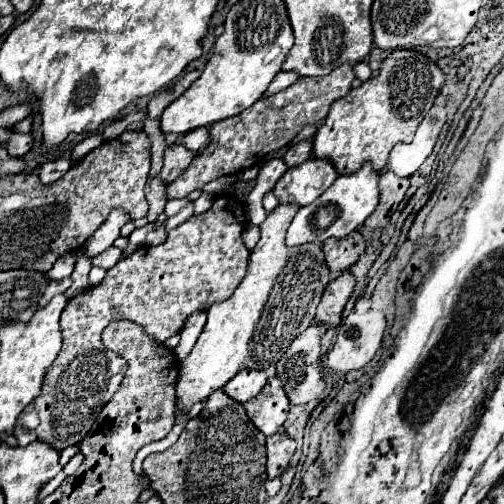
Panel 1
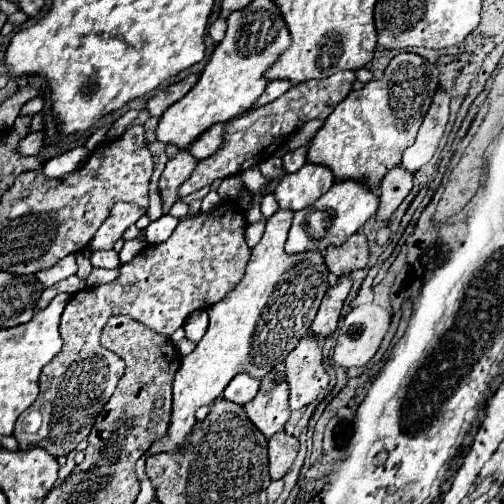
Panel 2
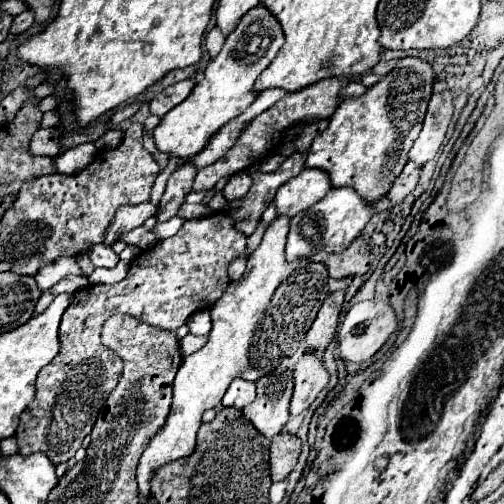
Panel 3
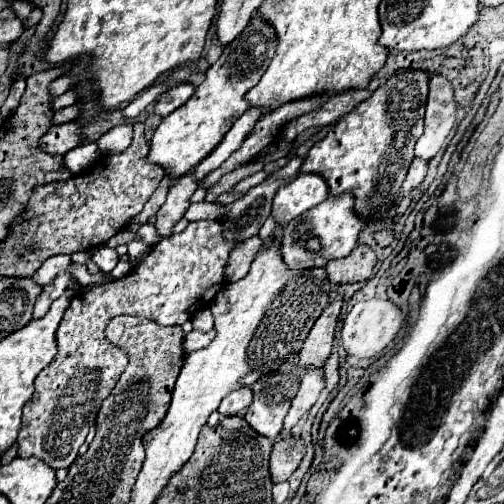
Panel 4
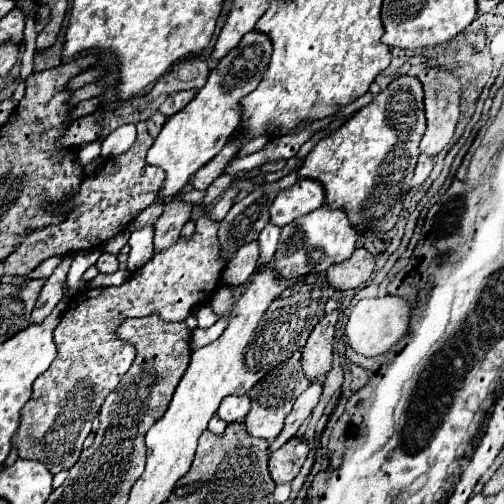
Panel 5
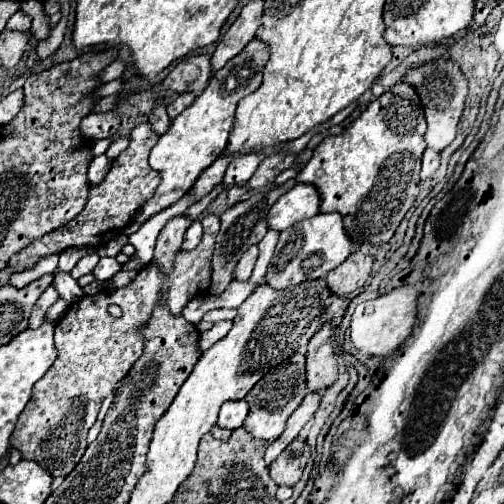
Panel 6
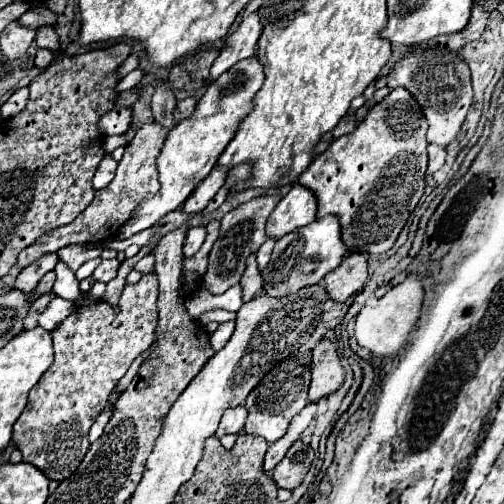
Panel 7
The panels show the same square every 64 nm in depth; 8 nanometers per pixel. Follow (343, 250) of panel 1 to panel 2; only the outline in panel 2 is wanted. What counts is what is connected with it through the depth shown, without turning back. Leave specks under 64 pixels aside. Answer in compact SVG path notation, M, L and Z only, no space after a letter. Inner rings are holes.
M362 232L350 236L346 244L340 248L328 248L324 254L324 262L334 276L344 276L352 270L360 270L368 264L368 242Z

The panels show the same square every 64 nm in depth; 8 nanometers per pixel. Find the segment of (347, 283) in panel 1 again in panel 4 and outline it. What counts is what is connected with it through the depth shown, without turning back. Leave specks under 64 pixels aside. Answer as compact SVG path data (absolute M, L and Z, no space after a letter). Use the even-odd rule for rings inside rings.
M338 298L338 302L328 304L324 308L322 316L316 320L314 328L310 330L310 334L304 340L304 346L300 350L300 366L302 368L308 368L308 370L324 368L326 360L330 358L340 306L342 306L342 300Z

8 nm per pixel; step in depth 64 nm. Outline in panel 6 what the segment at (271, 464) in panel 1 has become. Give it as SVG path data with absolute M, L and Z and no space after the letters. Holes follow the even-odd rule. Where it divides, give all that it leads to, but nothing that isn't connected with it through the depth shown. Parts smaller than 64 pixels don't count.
M296 438L280 454L280 460L276 460L276 464L270 466L270 476L278 486L294 486L300 480L308 460L310 460L310 446Z

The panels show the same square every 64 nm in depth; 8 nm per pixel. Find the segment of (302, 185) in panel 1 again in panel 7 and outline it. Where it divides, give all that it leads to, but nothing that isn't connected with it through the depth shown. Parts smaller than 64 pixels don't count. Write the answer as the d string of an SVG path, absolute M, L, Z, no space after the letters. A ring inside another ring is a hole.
M294 184L270 214L266 234L274 240L280 240L282 236L310 224L312 220L316 220L316 198L308 188Z

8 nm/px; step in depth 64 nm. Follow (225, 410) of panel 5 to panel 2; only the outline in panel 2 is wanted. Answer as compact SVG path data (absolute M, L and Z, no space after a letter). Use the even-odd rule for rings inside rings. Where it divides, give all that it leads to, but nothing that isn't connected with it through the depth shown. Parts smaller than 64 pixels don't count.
M238 374L232 378L228 388L224 390L222 398L228 402L234 402L238 406L244 406L258 394L258 388L260 388L260 380L248 376L248 374Z

